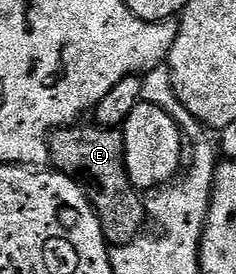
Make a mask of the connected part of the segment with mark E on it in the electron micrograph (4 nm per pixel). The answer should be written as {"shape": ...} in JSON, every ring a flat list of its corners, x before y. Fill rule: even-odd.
{"shape":[[80,126,62,127,52,132,48,141,51,166,63,175,78,177,102,225,104,240,109,245,132,243,145,230,146,203,143,198,140,200,141,192,128,176,124,136,111,127]]}

